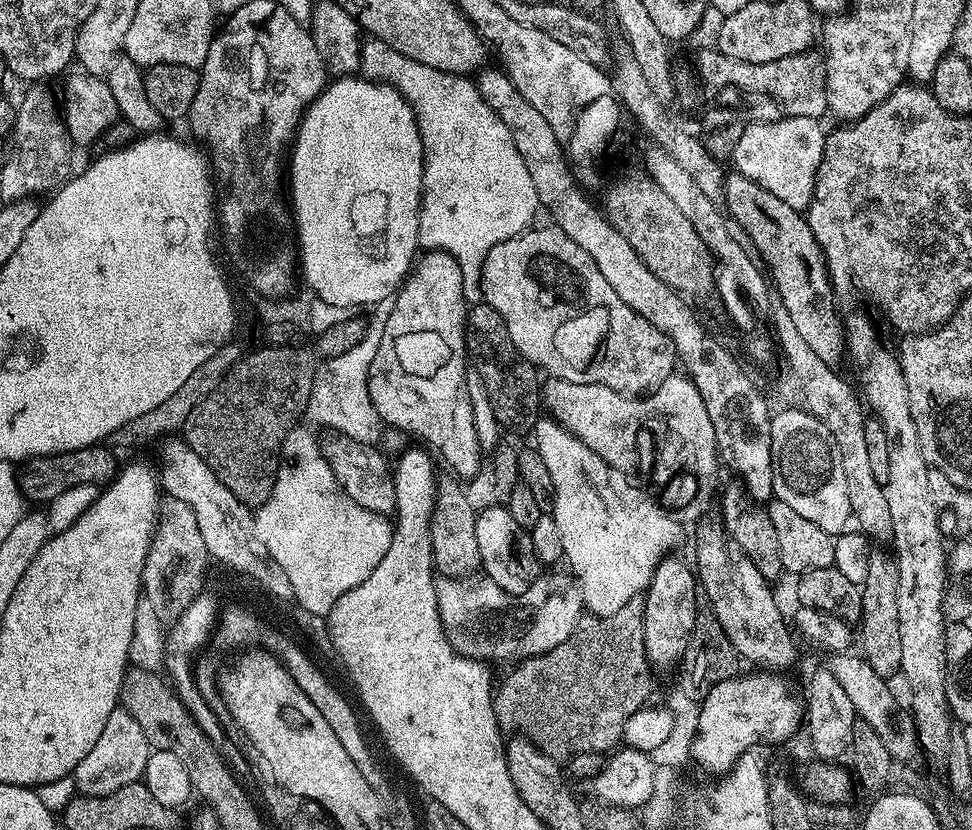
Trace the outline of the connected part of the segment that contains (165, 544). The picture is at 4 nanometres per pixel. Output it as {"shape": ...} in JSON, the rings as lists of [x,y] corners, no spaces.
{"shape":[[[161,499],[160,517],[156,520],[142,577],[142,596],[150,600],[151,609],[160,621],[176,621],[195,596],[205,591],[204,575],[208,572],[208,564],[210,557],[206,542],[202,542],[202,530],[198,530],[194,510],[181,500]]]}

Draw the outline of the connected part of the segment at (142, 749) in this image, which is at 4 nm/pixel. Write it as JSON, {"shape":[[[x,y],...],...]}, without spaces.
{"shape":[[[117,706],[110,718],[106,718],[106,727],[102,729],[98,742],[94,742],[90,754],[78,762],[74,773],[75,791],[86,796],[105,796],[114,794],[114,790],[122,790],[122,786],[137,783],[146,770],[149,751],[148,739],[142,734],[138,722],[127,709]]]}

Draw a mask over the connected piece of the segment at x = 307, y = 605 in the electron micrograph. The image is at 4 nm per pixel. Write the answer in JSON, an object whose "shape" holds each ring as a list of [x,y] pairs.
{"shape":[[[297,426],[286,438],[280,458],[280,469],[274,482],[274,490],[268,495],[266,503],[255,509],[254,519],[256,521],[256,538],[262,542],[262,546],[266,546],[268,554],[274,558],[274,562],[278,562],[278,566],[282,566],[282,570],[286,570],[286,578],[290,578],[295,603],[316,615],[327,617],[328,611],[334,606],[334,602],[338,602],[338,598],[342,598],[342,594],[346,594],[346,590],[354,590],[354,586],[366,582],[366,578],[370,578],[370,574],[374,574],[374,566],[378,566],[378,562],[382,562],[386,550],[390,550],[394,528],[385,517],[358,506],[358,502],[354,502],[340,489],[340,483],[334,478],[334,474],[324,457],[321,441],[319,439],[316,441],[315,431],[309,431],[307,432],[304,426]]]}

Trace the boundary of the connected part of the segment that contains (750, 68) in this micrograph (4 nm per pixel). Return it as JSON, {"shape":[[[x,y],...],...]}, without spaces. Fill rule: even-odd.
{"shape":[[[711,50],[697,58],[694,72],[705,89],[738,87],[743,90],[755,90],[776,99],[787,115],[820,120],[828,112],[824,81],[825,60],[819,51],[814,51],[790,54],[789,57],[777,58],[774,62],[755,63],[728,58],[720,51]]]}

